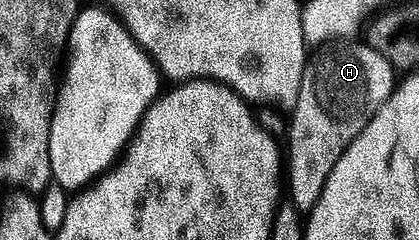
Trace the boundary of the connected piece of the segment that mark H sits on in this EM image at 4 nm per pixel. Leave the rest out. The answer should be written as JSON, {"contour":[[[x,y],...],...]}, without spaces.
{"contour":[[[330,43],[313,53],[290,116],[288,196],[299,213],[313,210],[341,156],[391,98],[397,83],[395,68],[365,43]]]}

